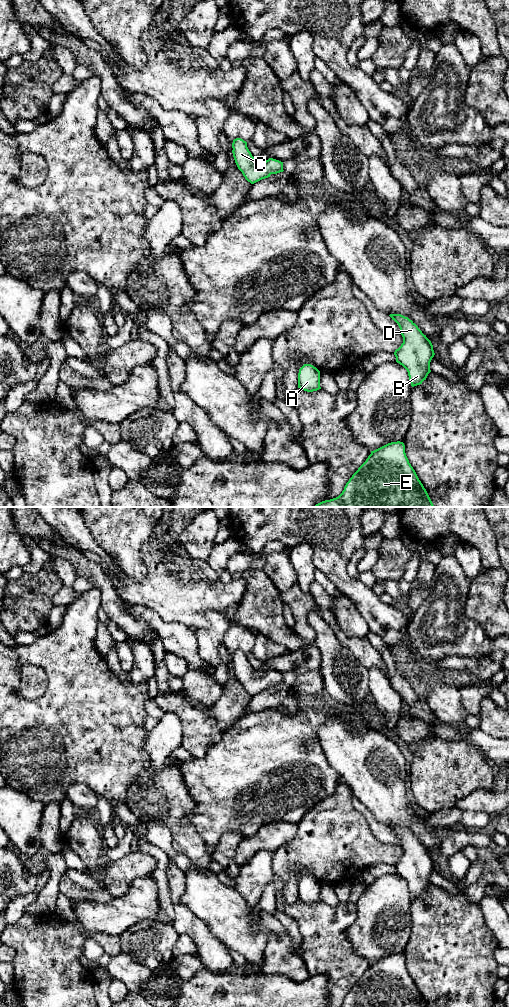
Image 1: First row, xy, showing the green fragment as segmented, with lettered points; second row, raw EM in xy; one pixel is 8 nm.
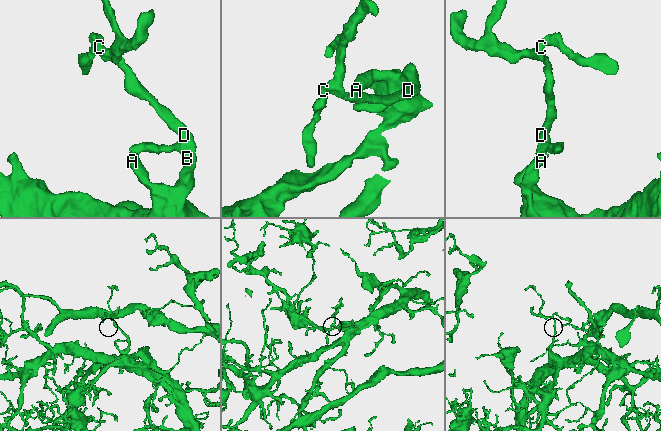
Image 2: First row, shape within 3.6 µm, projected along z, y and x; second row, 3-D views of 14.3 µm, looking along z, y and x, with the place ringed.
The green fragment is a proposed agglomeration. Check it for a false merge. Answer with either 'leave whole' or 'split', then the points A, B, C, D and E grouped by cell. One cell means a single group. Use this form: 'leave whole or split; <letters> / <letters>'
leave whole; A B C D E

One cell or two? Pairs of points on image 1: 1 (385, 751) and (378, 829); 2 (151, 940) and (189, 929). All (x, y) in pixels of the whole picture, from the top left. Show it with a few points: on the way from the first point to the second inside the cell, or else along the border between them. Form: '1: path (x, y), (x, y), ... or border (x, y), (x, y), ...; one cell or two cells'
1: border (364, 805), (379, 822), (388, 827); two cells
2: border (171, 923), (179, 934); two cells

